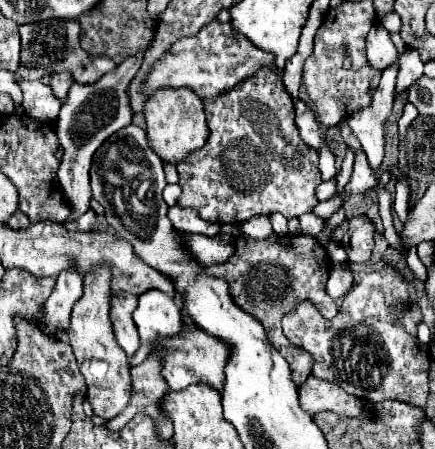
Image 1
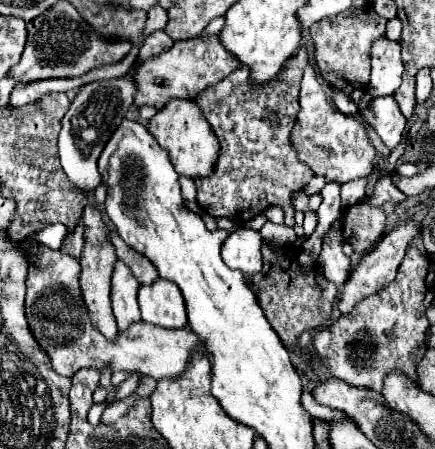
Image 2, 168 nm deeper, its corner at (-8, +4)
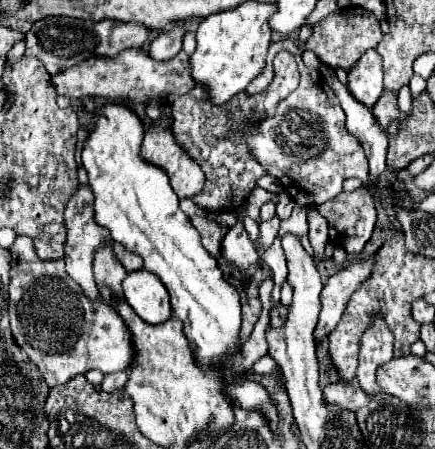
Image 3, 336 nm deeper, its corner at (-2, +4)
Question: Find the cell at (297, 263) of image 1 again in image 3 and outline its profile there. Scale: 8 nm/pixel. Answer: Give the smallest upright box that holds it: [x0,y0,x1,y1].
[270,305,288,327]

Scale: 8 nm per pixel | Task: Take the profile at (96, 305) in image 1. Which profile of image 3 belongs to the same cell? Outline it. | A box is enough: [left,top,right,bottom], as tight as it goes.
[64,185,108,301]

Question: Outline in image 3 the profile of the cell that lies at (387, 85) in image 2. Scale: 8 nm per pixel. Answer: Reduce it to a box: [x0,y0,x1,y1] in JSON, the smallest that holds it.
[348,49,382,107]

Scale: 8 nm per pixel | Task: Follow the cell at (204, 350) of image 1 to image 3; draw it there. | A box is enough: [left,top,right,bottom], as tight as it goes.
[8,235,134,387]

